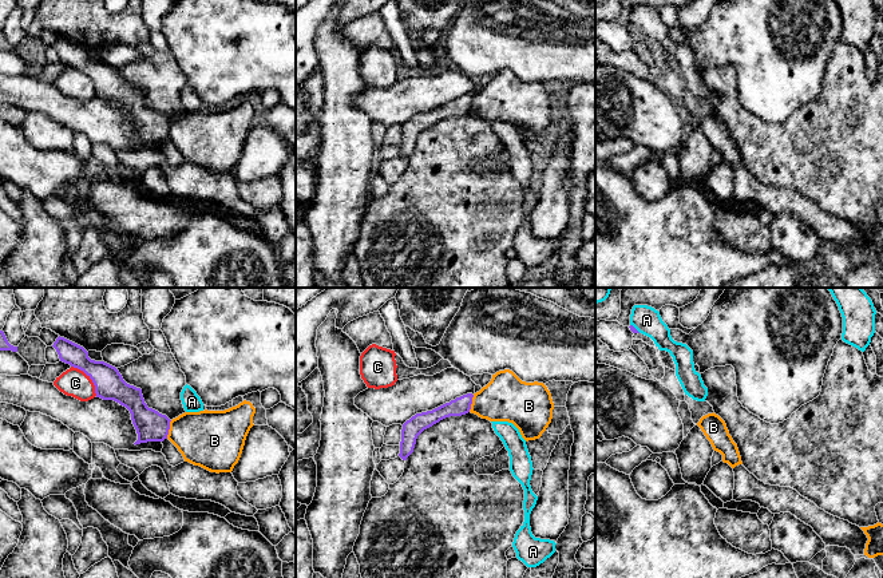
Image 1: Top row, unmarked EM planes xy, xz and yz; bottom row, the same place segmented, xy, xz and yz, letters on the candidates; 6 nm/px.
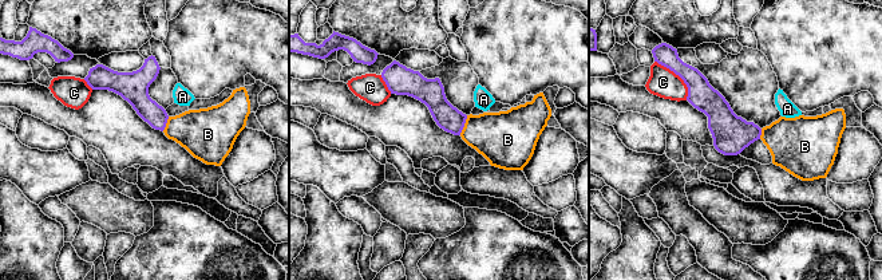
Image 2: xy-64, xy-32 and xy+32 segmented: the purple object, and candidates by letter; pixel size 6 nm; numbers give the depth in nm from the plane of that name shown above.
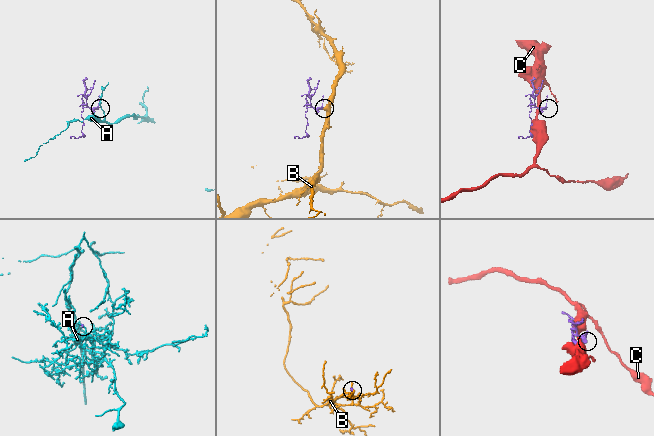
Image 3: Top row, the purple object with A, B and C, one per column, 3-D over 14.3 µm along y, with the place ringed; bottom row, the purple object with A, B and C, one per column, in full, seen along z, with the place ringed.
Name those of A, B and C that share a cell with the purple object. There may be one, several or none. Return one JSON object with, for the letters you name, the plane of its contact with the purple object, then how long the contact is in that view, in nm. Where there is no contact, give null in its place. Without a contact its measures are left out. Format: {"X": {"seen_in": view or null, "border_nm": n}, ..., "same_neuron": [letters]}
{"same_neuron": []}

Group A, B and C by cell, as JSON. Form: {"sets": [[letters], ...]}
{"sets": [["A"], ["B"], ["C"]]}

